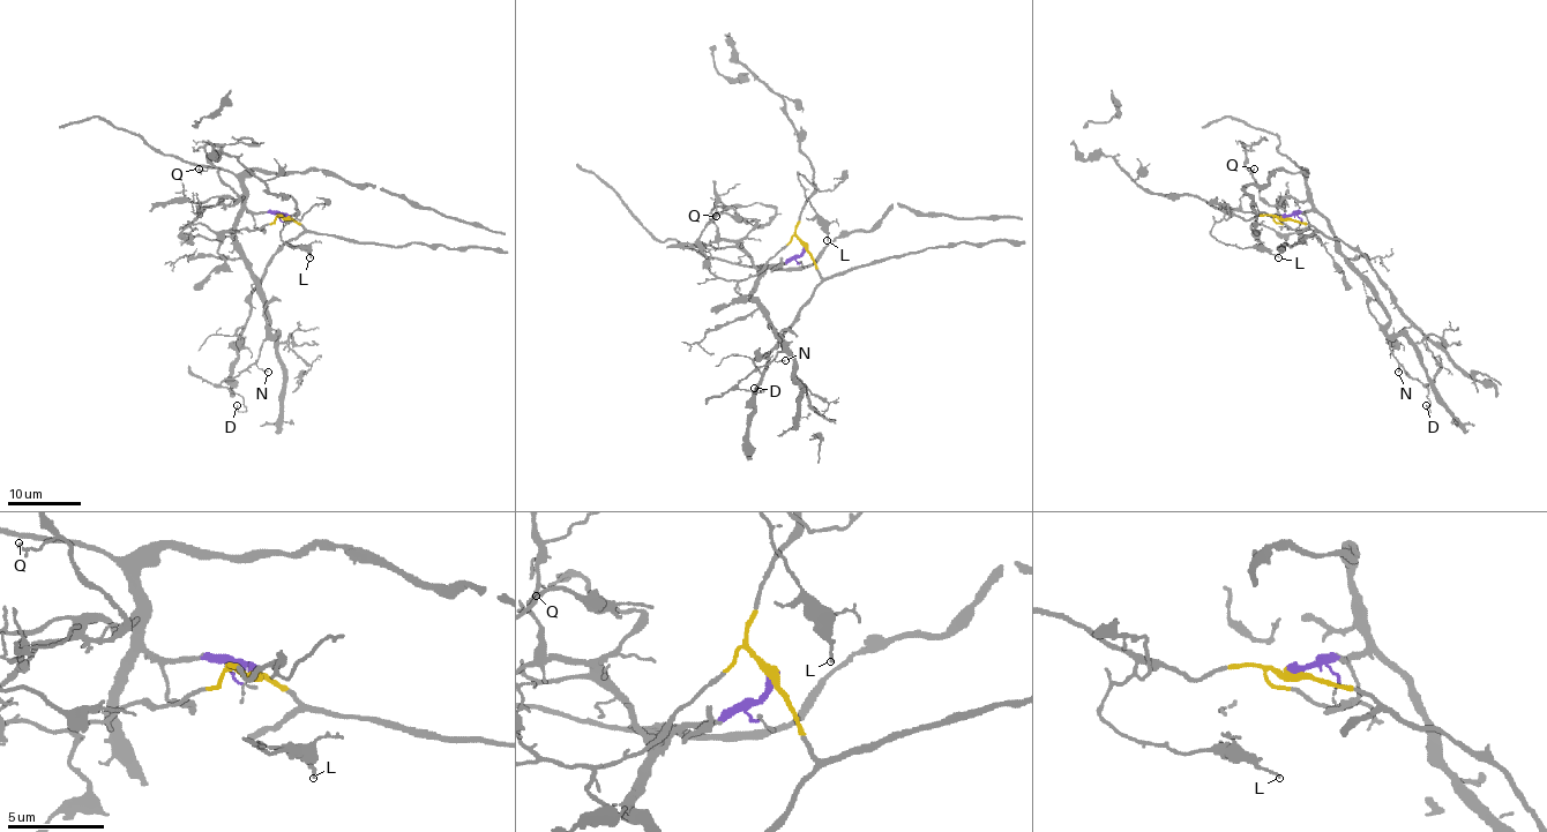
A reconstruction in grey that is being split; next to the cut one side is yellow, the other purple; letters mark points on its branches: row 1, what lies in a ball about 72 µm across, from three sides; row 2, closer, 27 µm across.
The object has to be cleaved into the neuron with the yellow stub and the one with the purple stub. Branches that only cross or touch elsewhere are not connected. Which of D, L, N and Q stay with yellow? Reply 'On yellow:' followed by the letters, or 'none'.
On yellow: L

